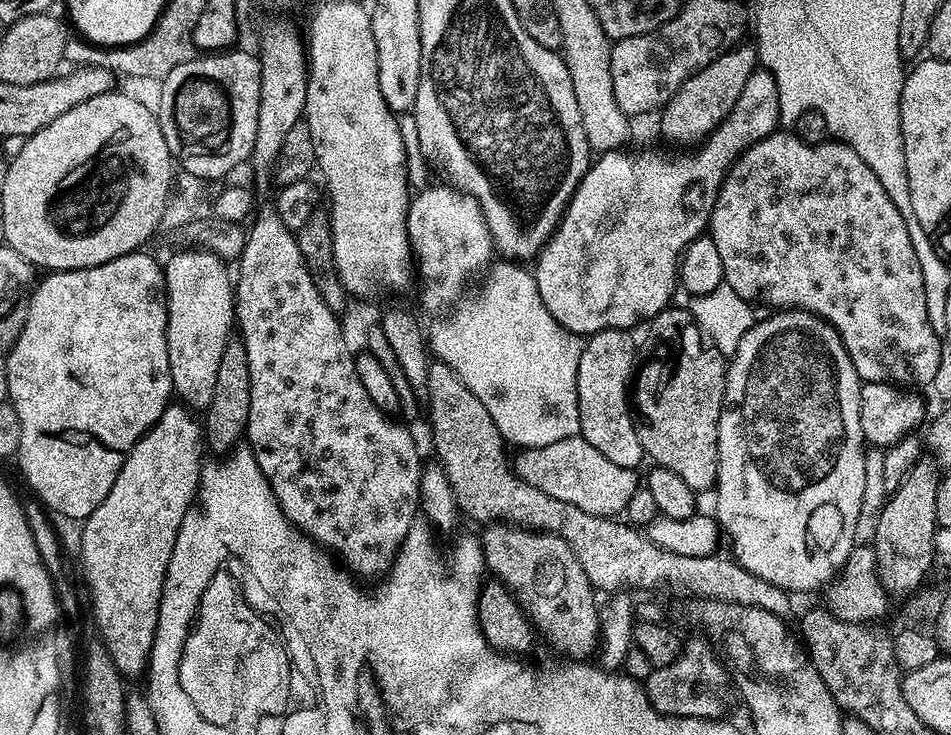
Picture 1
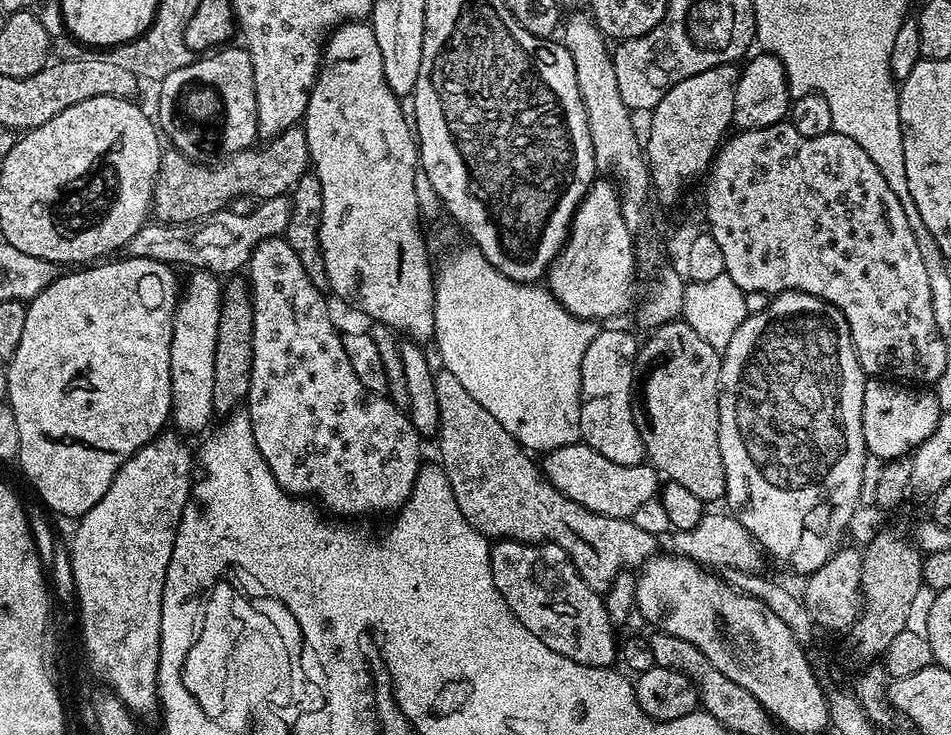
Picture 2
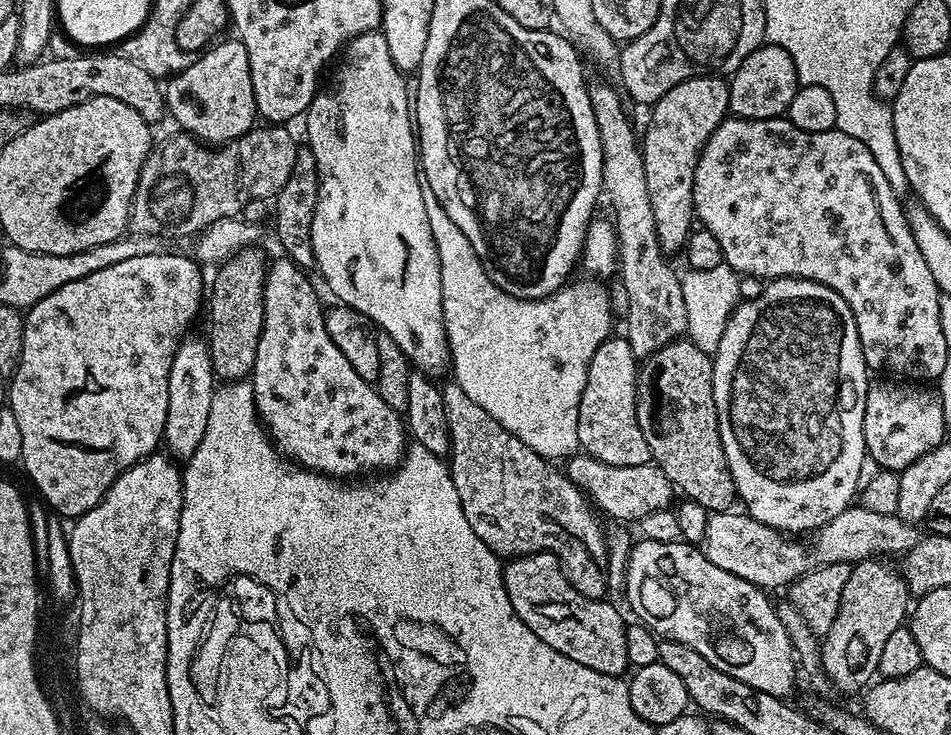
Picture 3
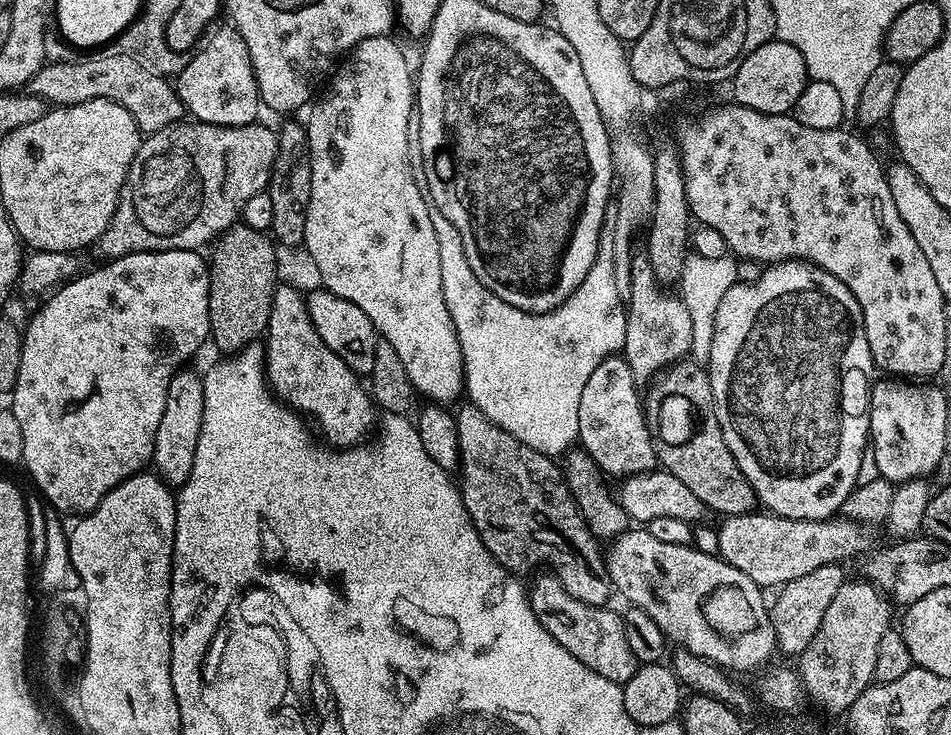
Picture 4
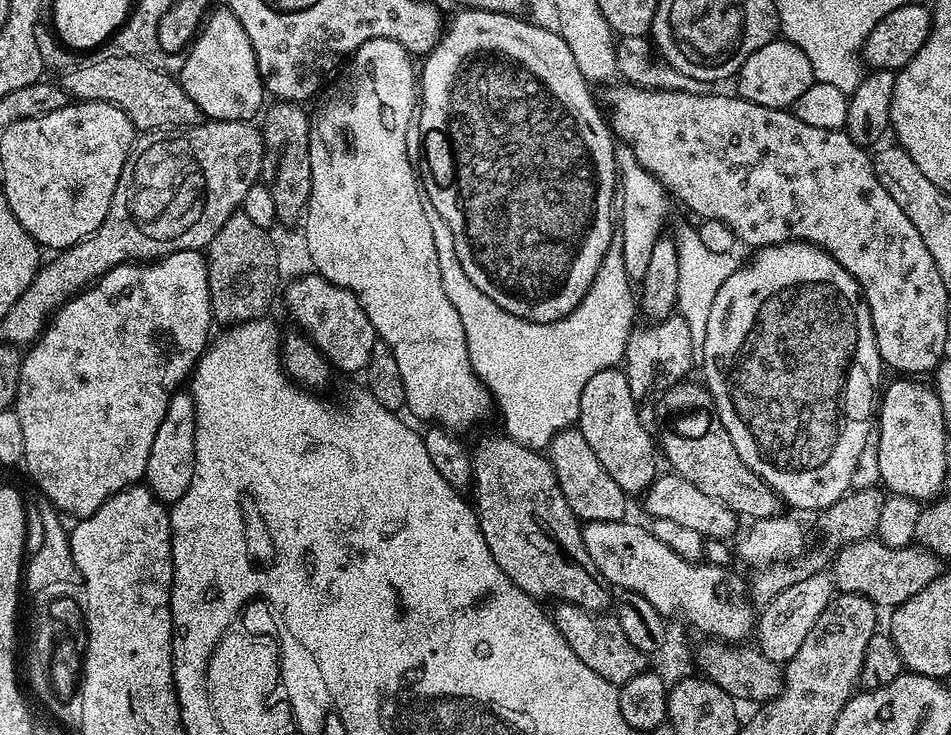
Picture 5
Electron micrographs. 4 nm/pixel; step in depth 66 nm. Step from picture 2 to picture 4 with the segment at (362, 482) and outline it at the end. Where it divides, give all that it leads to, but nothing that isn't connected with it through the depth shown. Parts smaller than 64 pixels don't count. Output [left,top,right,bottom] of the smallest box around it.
[263,283,378,449]

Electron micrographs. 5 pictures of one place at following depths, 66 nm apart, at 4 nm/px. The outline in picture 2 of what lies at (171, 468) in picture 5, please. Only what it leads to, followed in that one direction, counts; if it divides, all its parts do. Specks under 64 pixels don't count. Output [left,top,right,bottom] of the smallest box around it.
[170,270,222,432]

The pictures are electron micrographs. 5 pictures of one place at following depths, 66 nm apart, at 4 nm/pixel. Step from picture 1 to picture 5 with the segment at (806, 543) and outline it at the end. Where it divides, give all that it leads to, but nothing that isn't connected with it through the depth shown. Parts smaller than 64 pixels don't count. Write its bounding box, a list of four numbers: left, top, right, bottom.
[702,242,882,514]

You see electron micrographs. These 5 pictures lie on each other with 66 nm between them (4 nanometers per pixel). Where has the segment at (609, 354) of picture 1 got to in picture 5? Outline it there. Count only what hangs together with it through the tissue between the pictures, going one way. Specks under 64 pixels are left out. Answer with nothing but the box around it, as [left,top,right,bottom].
[578,367,658,494]

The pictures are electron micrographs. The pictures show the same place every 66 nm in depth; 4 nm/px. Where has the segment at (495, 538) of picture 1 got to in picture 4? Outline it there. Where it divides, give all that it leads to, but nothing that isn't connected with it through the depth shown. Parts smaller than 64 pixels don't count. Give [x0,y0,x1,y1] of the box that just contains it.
[526,574,638,686]

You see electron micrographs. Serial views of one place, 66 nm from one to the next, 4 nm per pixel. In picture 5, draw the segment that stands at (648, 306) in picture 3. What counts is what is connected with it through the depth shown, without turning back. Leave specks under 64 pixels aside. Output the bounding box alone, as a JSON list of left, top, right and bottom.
[622,314,697,429]

